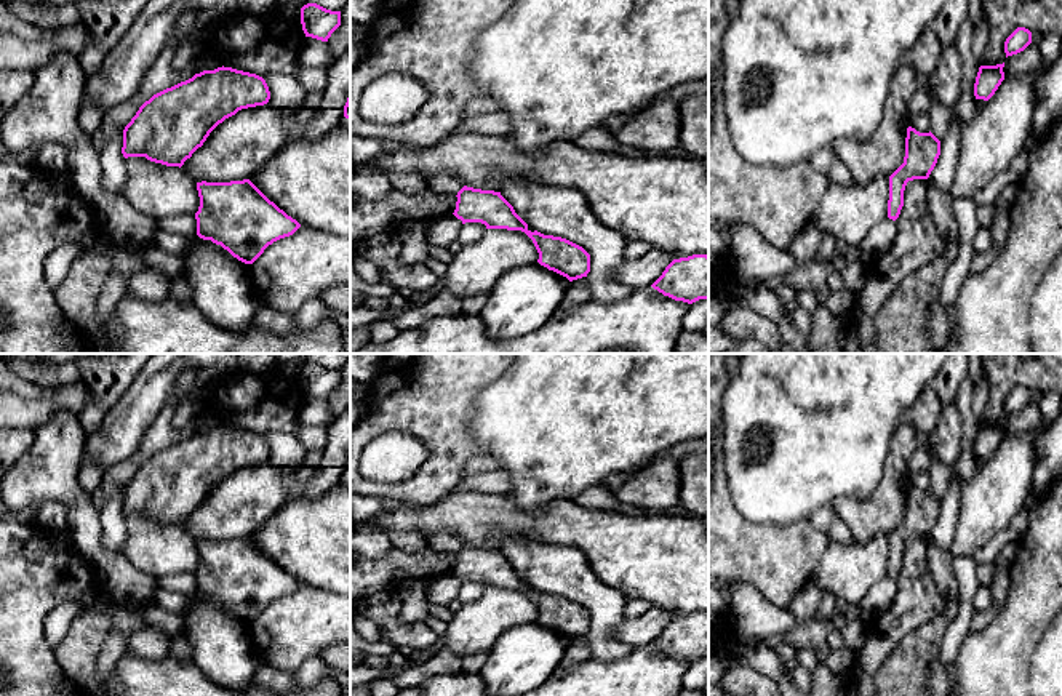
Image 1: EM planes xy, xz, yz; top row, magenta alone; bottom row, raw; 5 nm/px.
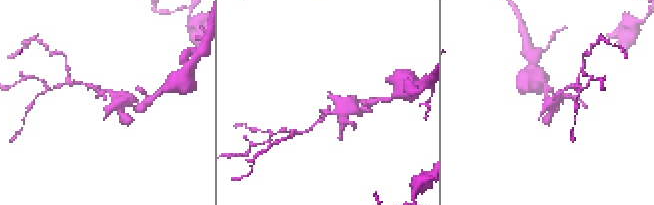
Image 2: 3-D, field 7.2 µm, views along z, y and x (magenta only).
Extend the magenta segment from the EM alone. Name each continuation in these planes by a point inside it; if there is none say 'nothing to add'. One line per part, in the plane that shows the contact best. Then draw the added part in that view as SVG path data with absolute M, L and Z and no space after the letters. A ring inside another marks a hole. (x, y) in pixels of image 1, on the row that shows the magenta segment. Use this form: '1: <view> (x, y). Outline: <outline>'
nothing to add

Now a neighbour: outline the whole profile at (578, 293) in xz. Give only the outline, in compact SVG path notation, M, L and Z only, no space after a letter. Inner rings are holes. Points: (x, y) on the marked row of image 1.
M582 277L582 278L571 282L571 285L560 304L560 310L569 312L587 301L590 301L590 293L589 293L589 286L587 286L587 277Z

